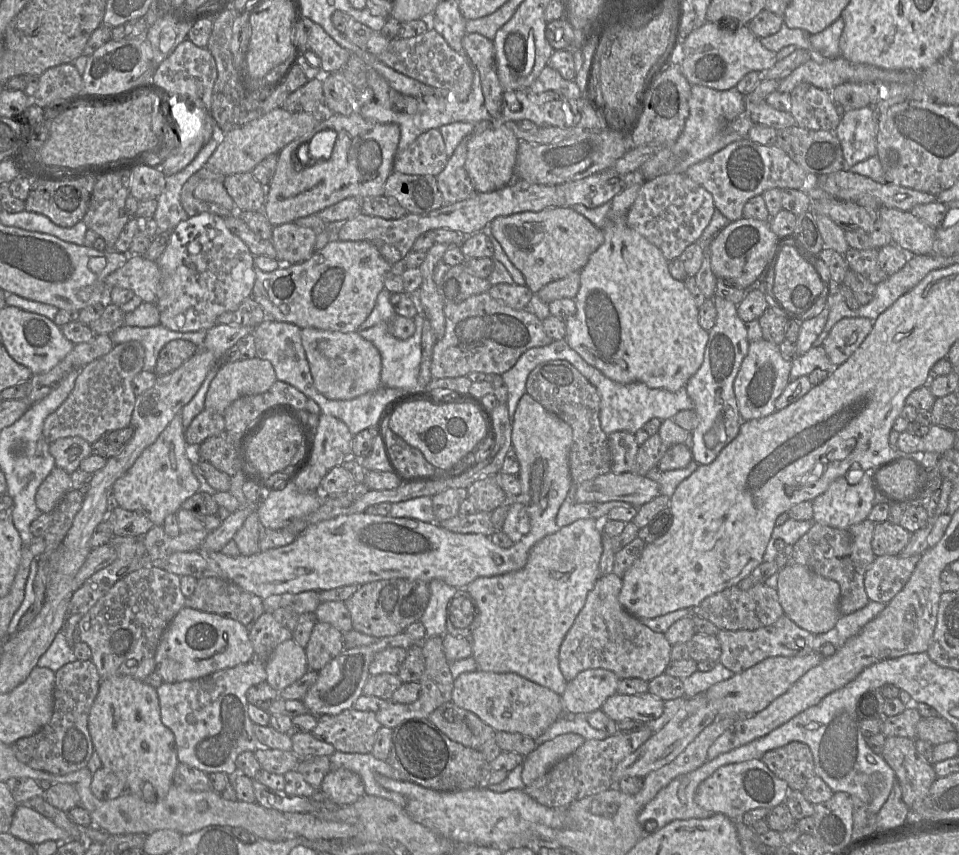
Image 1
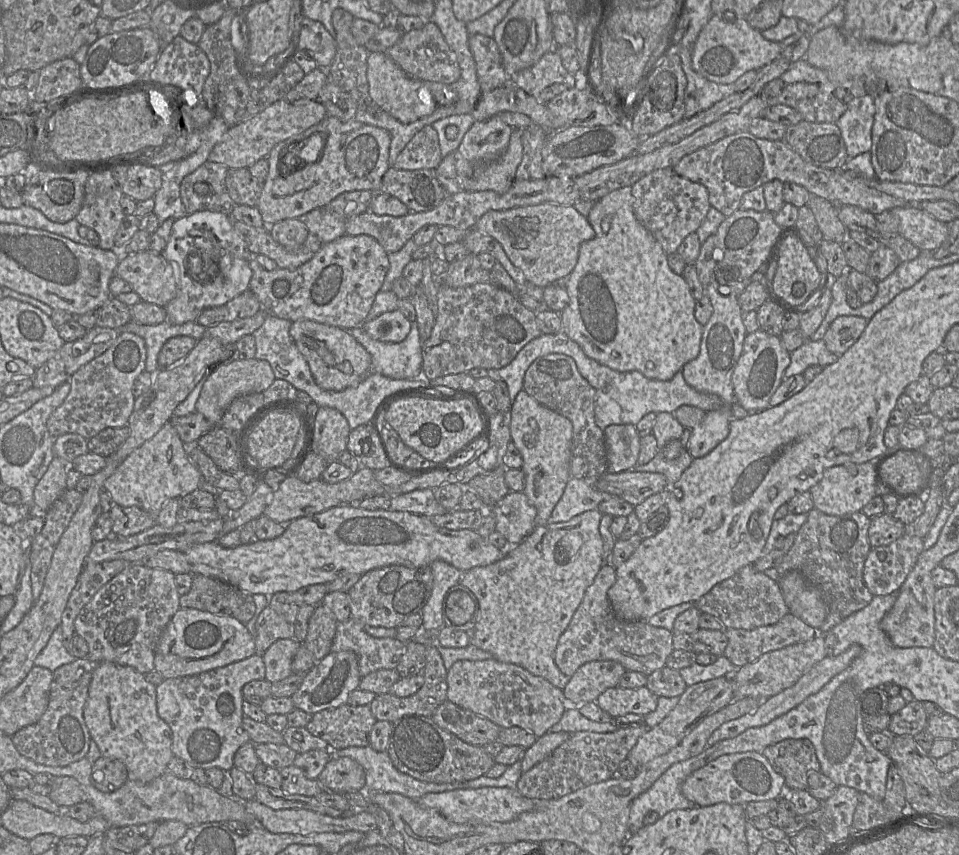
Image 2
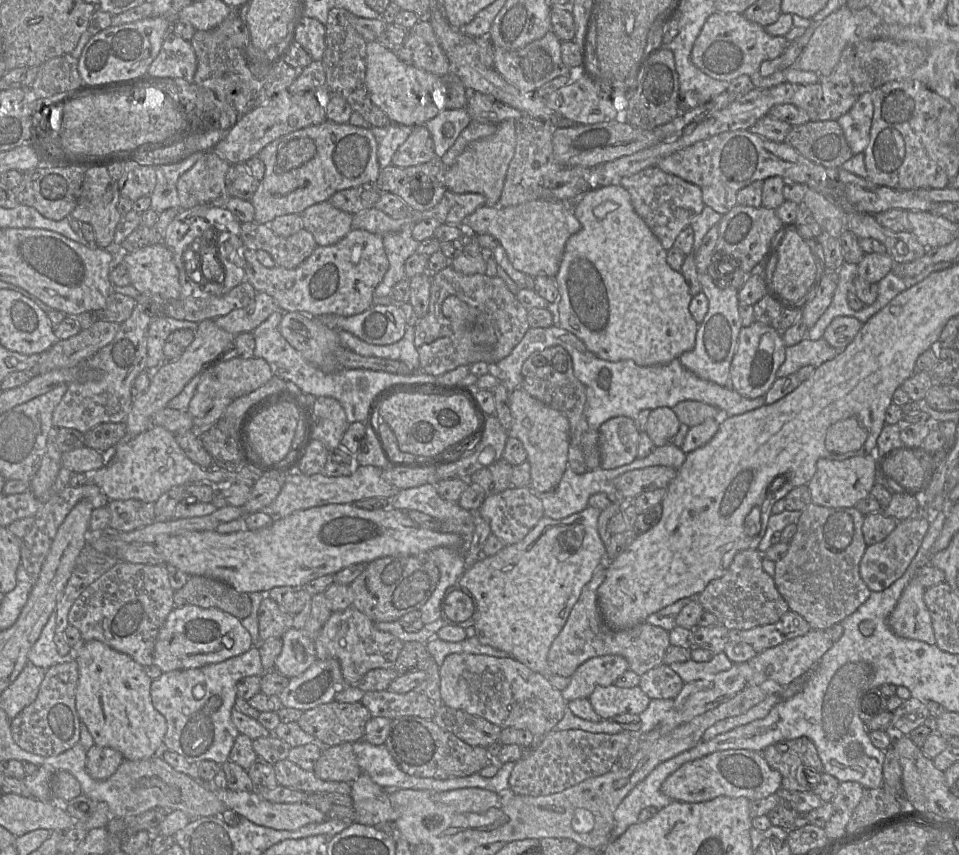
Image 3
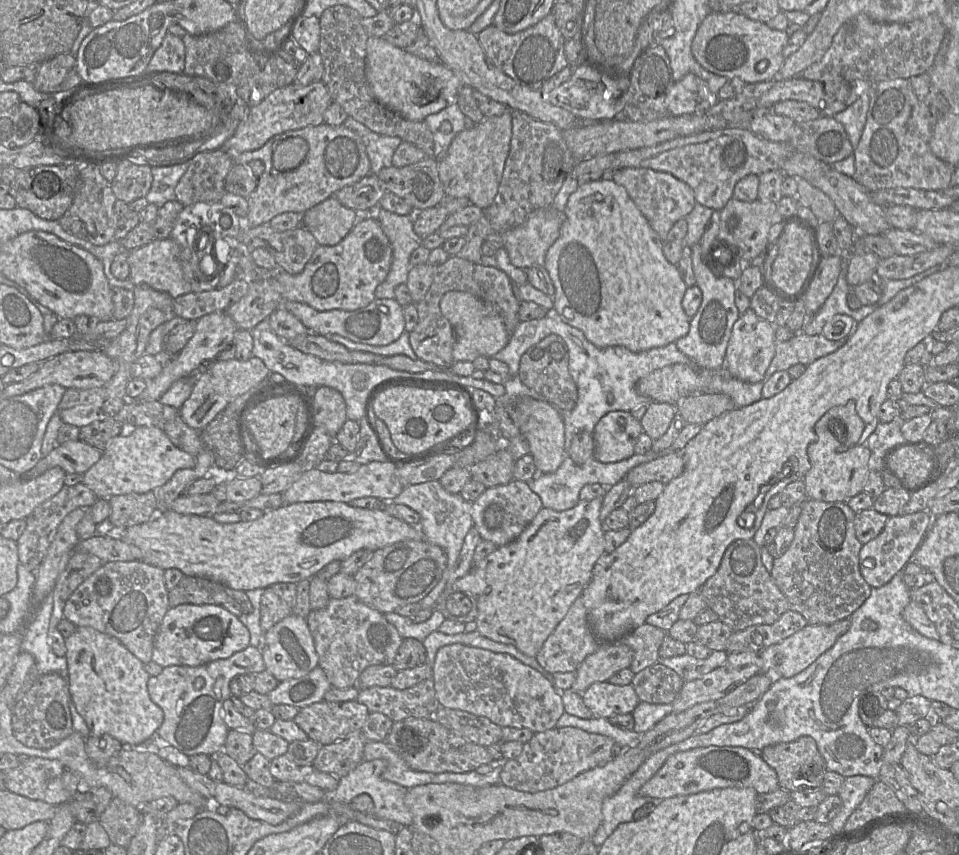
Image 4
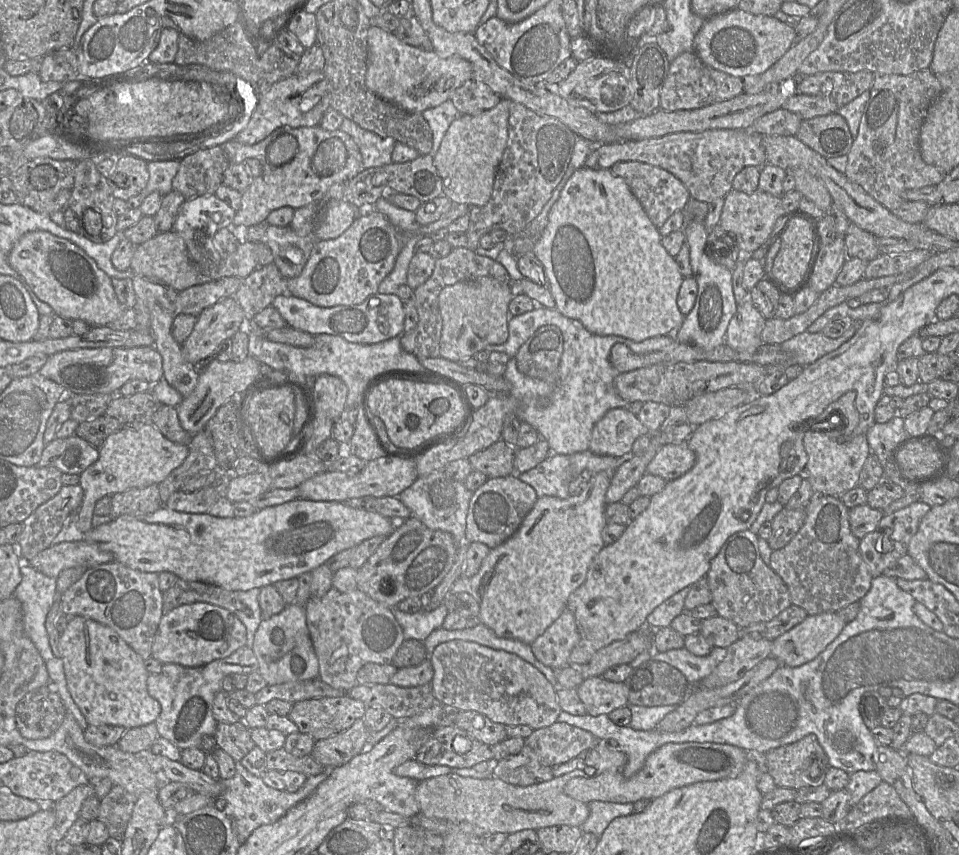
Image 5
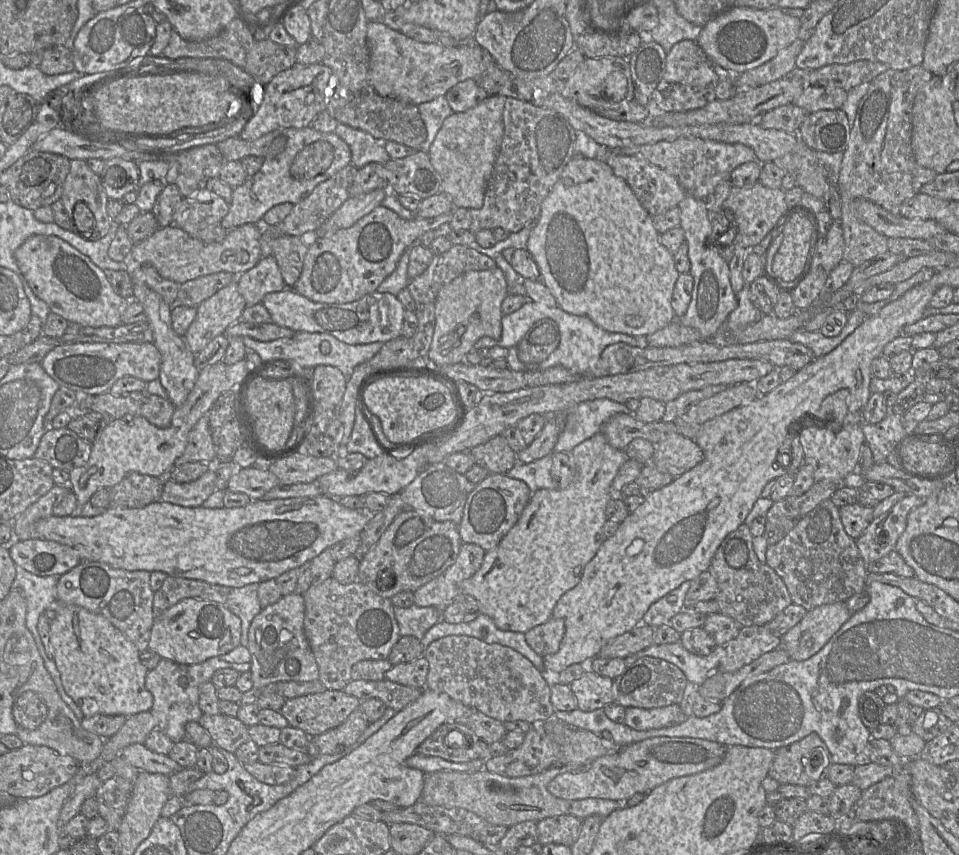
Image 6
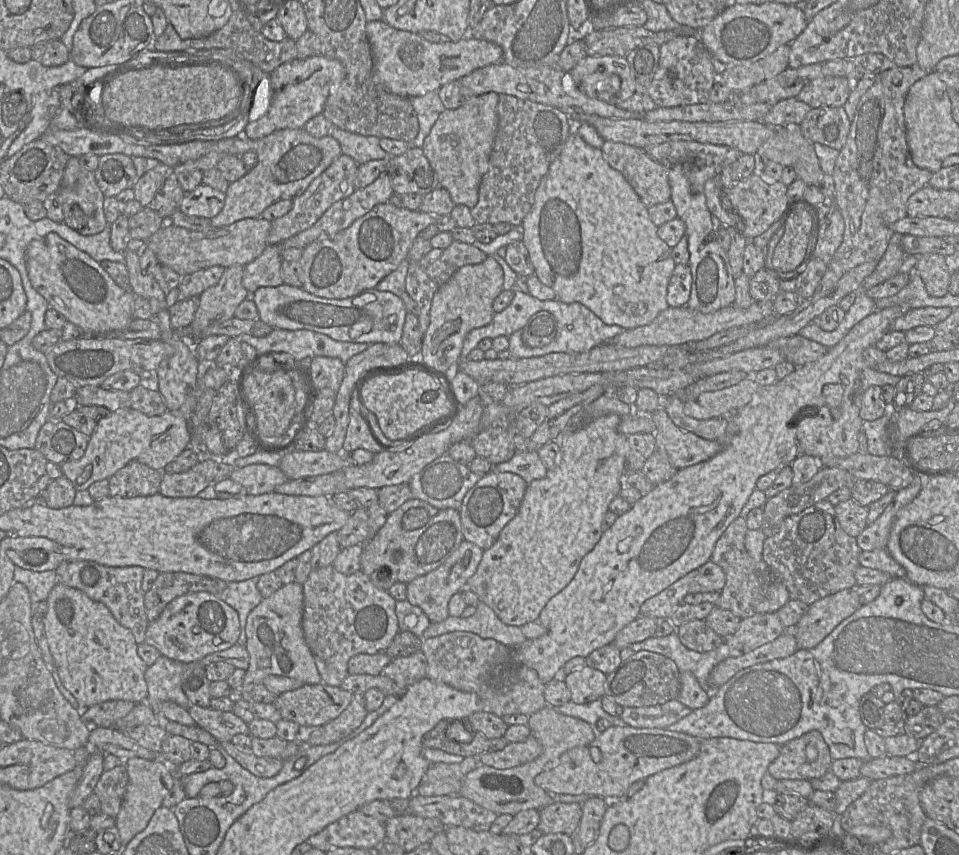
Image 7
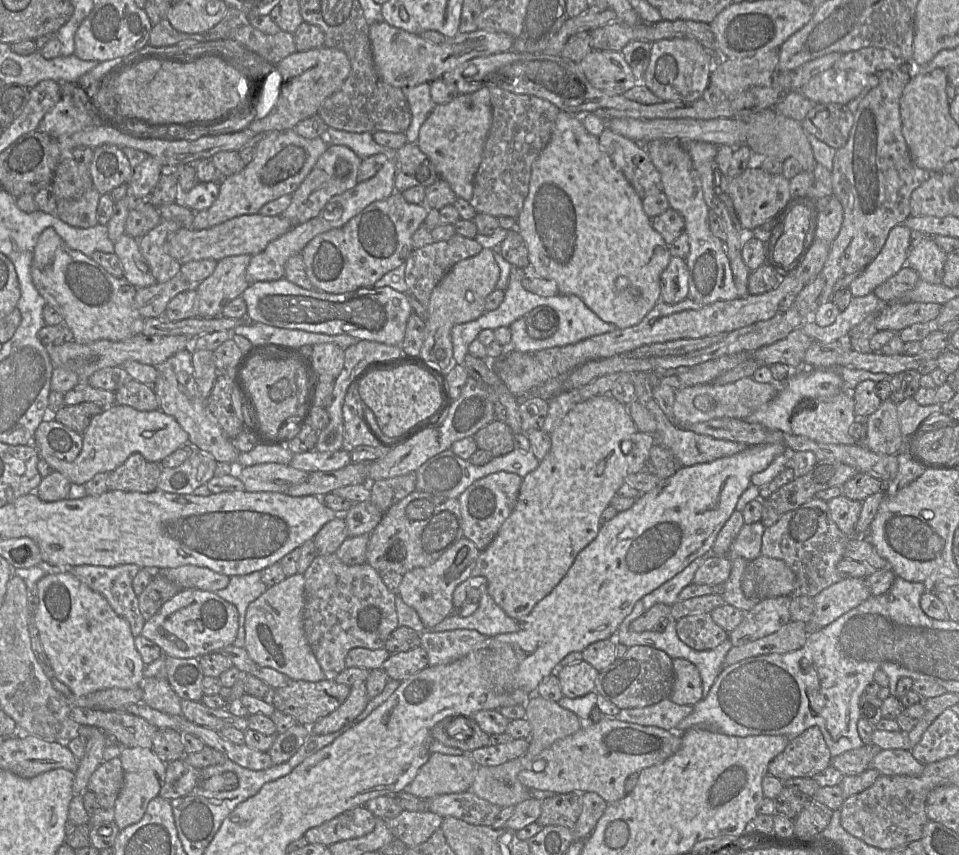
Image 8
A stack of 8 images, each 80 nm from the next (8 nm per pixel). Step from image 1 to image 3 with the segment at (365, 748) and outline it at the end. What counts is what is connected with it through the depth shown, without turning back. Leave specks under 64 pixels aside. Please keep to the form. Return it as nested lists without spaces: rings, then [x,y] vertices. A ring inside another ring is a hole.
[[[332,701],[303,711],[297,723],[322,747],[327,747],[363,740],[366,723],[371,717],[361,702]]]

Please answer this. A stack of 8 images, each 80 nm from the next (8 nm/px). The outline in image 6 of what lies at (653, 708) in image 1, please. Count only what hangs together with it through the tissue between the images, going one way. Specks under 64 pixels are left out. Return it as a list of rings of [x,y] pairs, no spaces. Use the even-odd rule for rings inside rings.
[[[587,669],[569,686],[577,700],[578,708],[584,712],[590,712],[614,702],[612,685],[612,678]]]

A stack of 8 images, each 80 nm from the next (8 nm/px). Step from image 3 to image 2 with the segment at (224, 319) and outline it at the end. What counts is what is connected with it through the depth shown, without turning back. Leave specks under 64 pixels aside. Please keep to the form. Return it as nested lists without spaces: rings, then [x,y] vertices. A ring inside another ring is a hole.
[[[261,309],[253,316],[224,321],[219,324],[206,327],[205,335],[216,338],[222,345],[236,343],[241,337],[253,334],[265,321],[268,313]]]

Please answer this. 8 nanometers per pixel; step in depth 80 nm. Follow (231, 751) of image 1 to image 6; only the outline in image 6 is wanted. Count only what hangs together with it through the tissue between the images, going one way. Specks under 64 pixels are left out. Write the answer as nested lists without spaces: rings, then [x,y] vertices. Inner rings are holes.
[[[239,645],[226,654],[190,665],[179,664],[161,658],[157,667],[148,670],[145,686],[153,695],[153,706],[150,711],[156,720],[158,729],[174,743],[187,739],[185,725],[191,721],[198,722],[203,715],[203,711],[199,706],[199,689],[201,685],[211,681],[214,673],[224,668],[233,668],[240,673],[249,671],[251,668],[249,649]]]

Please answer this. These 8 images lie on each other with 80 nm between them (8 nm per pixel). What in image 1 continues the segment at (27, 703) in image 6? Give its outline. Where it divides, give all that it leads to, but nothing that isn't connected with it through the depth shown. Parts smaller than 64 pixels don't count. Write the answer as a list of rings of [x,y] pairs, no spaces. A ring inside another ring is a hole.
[[[77,659],[56,671],[52,717],[37,733],[11,744],[16,758],[33,769],[55,775],[65,775],[87,767],[95,751],[88,730],[88,716],[98,694],[100,681],[92,660]]]

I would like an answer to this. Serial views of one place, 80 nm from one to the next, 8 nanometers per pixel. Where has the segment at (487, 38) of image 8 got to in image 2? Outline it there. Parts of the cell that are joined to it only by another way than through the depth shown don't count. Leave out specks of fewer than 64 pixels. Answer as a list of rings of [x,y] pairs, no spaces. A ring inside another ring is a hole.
[[[368,53],[367,80],[373,102],[403,124],[429,116],[437,107],[436,101],[425,83],[405,74],[386,53]]]

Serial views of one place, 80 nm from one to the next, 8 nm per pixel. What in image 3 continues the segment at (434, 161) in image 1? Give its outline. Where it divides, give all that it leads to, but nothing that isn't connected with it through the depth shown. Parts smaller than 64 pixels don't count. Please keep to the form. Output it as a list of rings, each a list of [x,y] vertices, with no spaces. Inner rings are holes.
[[[425,125],[414,126],[412,133],[392,157],[392,165],[410,167],[437,160],[434,143]]]

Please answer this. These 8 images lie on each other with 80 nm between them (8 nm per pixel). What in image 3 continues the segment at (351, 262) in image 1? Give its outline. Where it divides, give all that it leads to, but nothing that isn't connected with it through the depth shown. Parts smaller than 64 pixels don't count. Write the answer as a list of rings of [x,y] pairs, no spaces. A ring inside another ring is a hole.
[[[352,229],[333,245],[317,246],[301,265],[294,269],[267,268],[256,257],[256,251],[243,246],[246,280],[256,292],[270,295],[279,310],[300,312],[314,317],[326,315],[353,316],[373,306],[374,290],[382,282],[389,261],[383,237],[366,230]]]

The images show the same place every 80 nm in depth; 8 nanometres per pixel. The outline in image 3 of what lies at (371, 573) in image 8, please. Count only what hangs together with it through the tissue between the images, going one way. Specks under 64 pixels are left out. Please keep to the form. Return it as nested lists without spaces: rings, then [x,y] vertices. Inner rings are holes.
[[[352,605],[343,611],[331,613],[314,645],[318,659],[337,659],[346,685],[355,685],[372,669],[394,668],[403,641],[389,632],[378,630],[375,622]]]

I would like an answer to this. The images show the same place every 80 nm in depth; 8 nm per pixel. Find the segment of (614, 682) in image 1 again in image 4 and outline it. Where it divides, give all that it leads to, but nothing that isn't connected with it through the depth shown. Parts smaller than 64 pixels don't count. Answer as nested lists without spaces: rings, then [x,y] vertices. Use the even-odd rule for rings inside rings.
[[[604,643],[578,666],[570,690],[583,693],[595,682],[607,682],[611,676],[631,665],[633,650],[622,643]]]

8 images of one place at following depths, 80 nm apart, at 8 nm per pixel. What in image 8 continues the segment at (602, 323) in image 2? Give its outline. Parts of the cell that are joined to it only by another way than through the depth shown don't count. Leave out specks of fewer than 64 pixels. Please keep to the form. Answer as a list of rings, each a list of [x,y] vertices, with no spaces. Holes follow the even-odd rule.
[[[560,111],[558,114],[550,141],[532,164],[529,192],[516,219],[517,230],[527,246],[531,274],[554,281],[558,286],[559,293],[579,297],[601,320],[613,324],[619,329],[624,329],[640,323],[661,300],[660,277],[669,265],[671,255],[669,246],[653,228],[651,219],[646,215],[642,199],[601,148],[599,138],[586,130],[580,117],[580,115],[572,115],[564,111]]]

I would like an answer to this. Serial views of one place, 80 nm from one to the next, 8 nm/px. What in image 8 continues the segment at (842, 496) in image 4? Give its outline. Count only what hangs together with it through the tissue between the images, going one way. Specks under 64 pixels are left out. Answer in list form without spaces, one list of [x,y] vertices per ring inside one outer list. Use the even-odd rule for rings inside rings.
[[[845,388],[833,397],[819,398],[817,400],[803,399],[796,406],[797,412],[790,416],[792,433],[809,438],[823,444],[854,445],[857,441],[850,435],[849,427],[854,423],[854,389]]]

